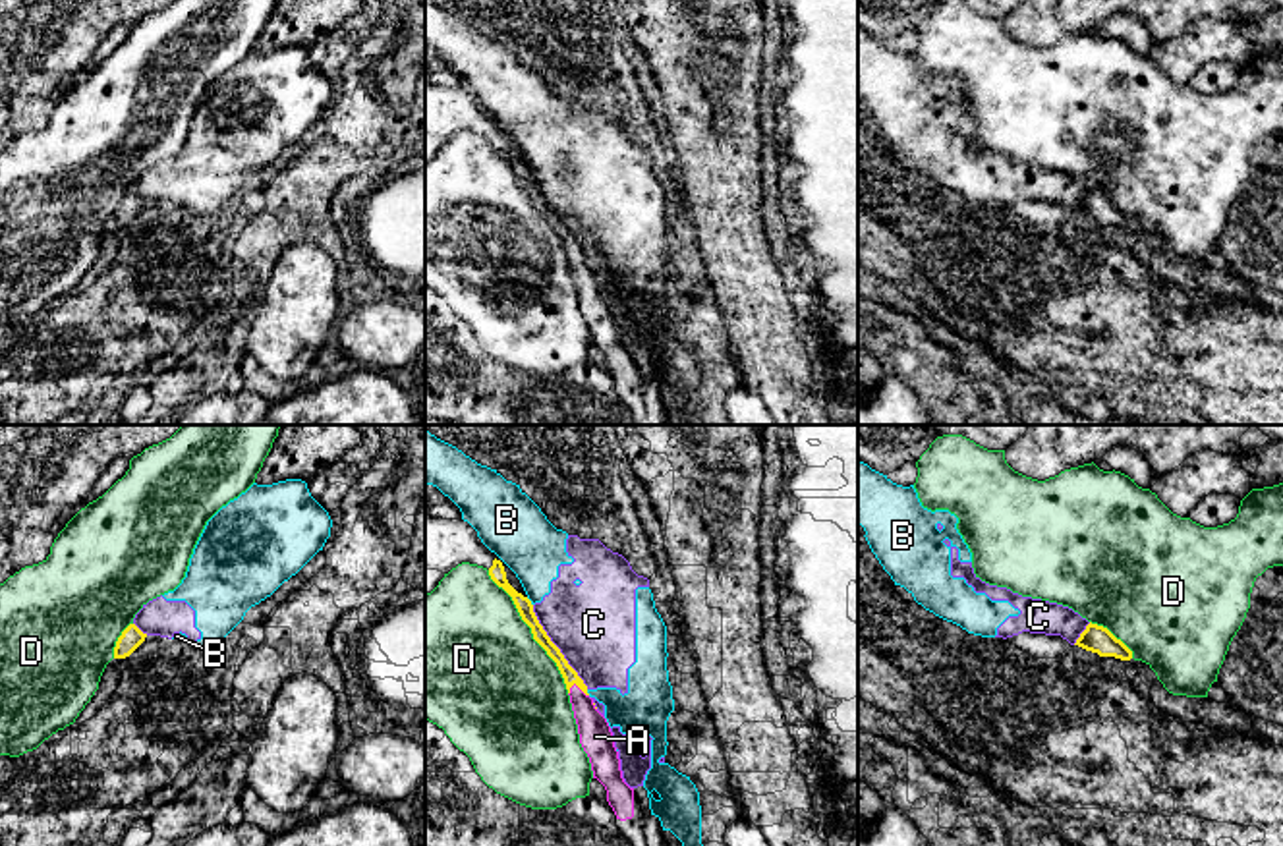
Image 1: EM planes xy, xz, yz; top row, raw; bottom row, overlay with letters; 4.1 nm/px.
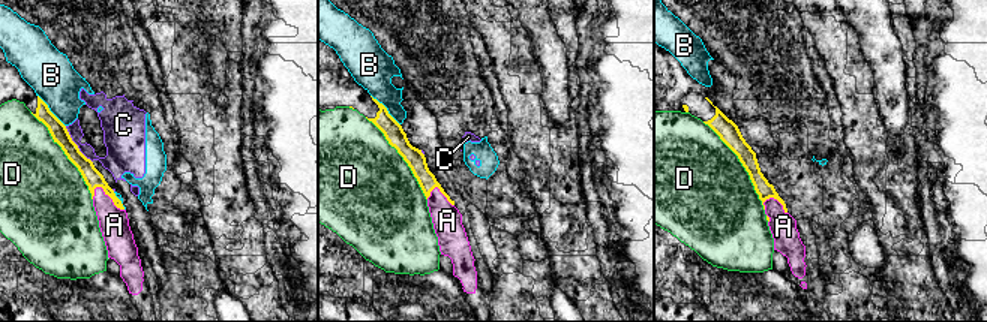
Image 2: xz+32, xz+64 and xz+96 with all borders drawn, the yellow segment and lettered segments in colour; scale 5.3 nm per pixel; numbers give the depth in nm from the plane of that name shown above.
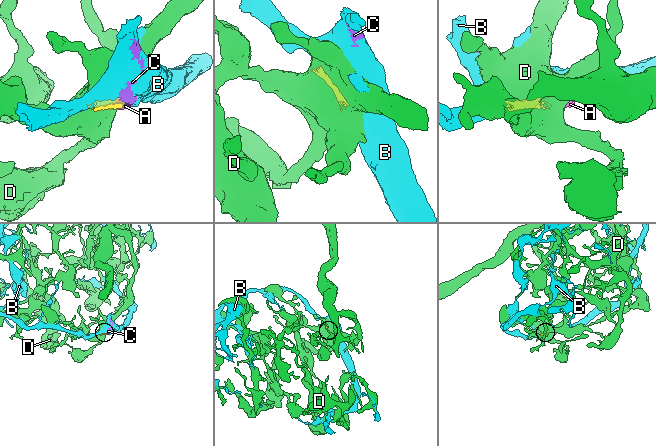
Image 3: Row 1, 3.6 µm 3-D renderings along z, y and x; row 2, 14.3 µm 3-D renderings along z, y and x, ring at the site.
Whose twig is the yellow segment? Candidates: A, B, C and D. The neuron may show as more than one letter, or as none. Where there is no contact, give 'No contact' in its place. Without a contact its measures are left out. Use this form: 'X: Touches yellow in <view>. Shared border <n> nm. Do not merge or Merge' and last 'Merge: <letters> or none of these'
A: Touches yellow in xz. Shared border 90 nm. Merge
B: Touches yellow in xz. Shared border 50 nm. Do not merge
C: Touches yellow in xz. Shared border 420 nm. Do not merge
D: Touches yellow in xz. Shared border 600 nm. Do not merge
Merge: A

